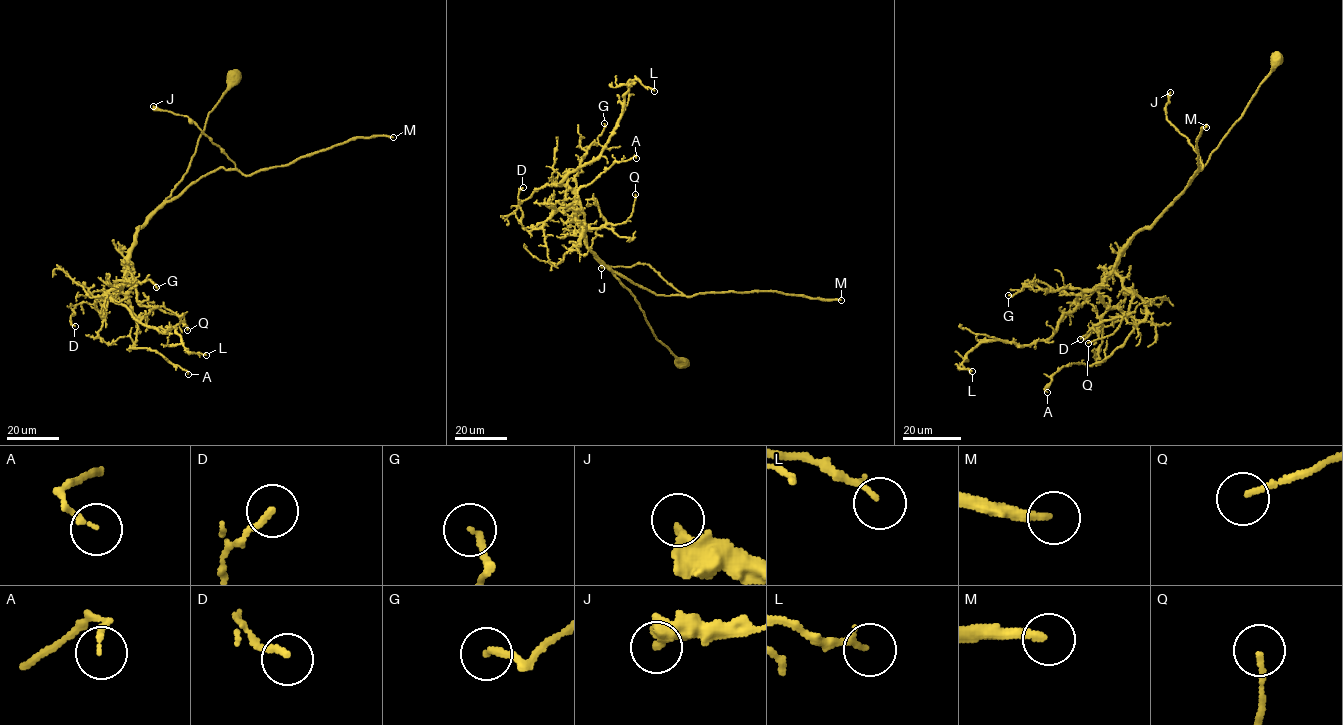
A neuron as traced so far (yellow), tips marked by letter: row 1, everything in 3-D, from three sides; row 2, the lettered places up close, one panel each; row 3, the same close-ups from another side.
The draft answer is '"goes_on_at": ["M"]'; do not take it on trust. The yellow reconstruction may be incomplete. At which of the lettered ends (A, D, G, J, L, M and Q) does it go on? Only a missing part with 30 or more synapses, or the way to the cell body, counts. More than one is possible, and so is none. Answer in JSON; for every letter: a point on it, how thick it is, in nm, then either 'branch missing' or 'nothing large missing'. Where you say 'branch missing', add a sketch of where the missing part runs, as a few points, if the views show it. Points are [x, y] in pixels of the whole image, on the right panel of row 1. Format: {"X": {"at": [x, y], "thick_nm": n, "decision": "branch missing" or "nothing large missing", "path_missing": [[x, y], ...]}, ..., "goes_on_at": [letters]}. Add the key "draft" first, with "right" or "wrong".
{"draft": "right", "A": {"at": [1047, 392], "thick_nm": 120, "decision": "nothing large missing"}, "D": {"at": [1080, 339], "thick_nm": 180, "decision": "nothing large missing"}, "G": {"at": [1008, 295], "thick_nm": 190, "decision": "nothing large missing"}, "J": {"at": [1170, 92], "thick_nm": 320, "decision": "nothing large missing"}, "L": {"at": [972, 371], "thick_nm": 170, "decision": "nothing large missing"}, "M": {"at": [1206, 127], "thick_nm": 240, "decision": "branch missing", "path_missing": [[1206, 127], [1196, 132], [1187, 157], [1131, 226], [1076, 254], [1080, 276], [1093, 286], [1103, 283], [1101, 276]]}, "Q": {"at": [1088, 343], "thick_nm": 140, "decision": "nothing large missing"}, "goes_on_at": ["M"]}

